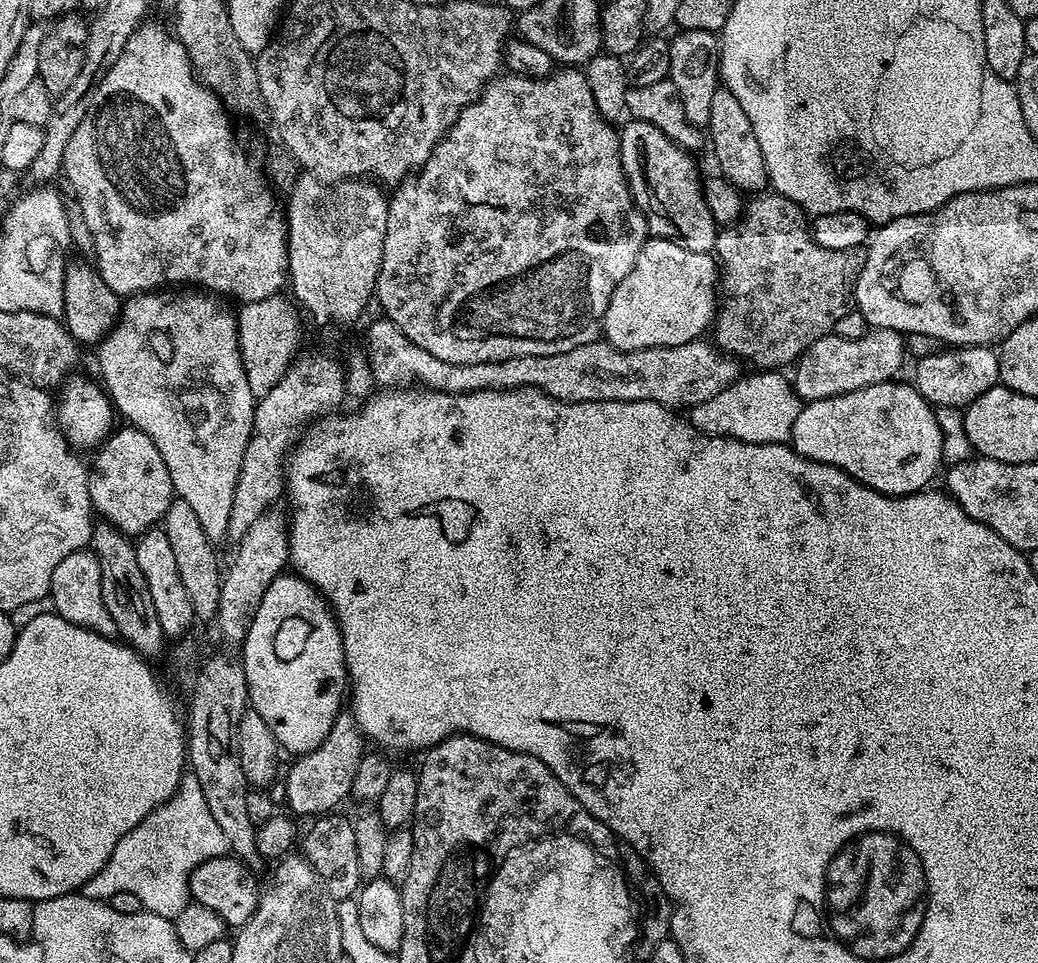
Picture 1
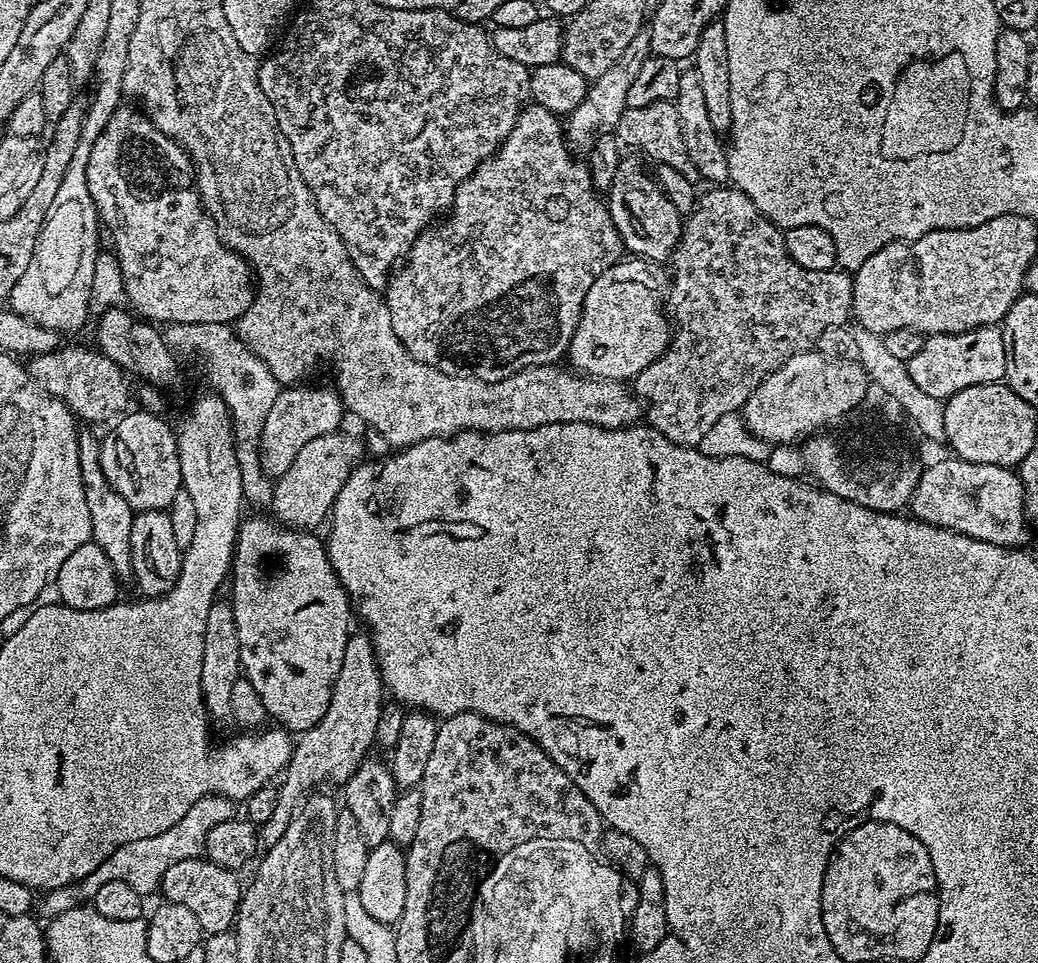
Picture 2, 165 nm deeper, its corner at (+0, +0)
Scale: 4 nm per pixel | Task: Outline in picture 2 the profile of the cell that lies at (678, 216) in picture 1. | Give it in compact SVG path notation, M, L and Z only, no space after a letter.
M625 155L614 174L612 188L606 192L608 213L618 230L625 249L633 257L655 262L675 249L682 231L682 216L666 198L659 184L651 175L644 173L641 161L635 155Z

